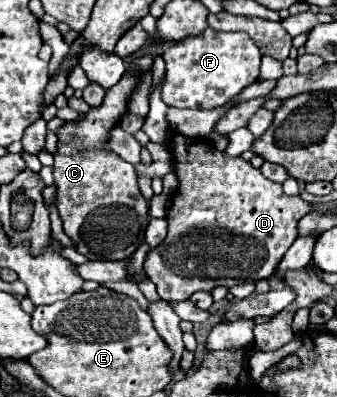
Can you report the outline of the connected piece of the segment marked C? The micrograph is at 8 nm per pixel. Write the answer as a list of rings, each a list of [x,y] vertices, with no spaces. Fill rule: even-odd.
[[[126,74],[116,86],[112,86],[112,90],[106,92],[104,106],[100,106],[100,110],[90,110],[86,118],[80,122],[66,122],[58,134],[60,136],[58,154],[54,156],[54,186],[56,186],[54,204],[58,208],[66,236],[74,242],[74,248],[88,260],[130,258],[136,252],[136,248],[144,242],[144,230],[148,226],[150,204],[138,188],[138,176],[134,166],[128,166],[128,162],[116,158],[116,154],[106,154],[104,150],[110,126],[116,126],[124,114],[124,96],[128,94],[128,86],[132,86],[132,78],[128,78]]]

